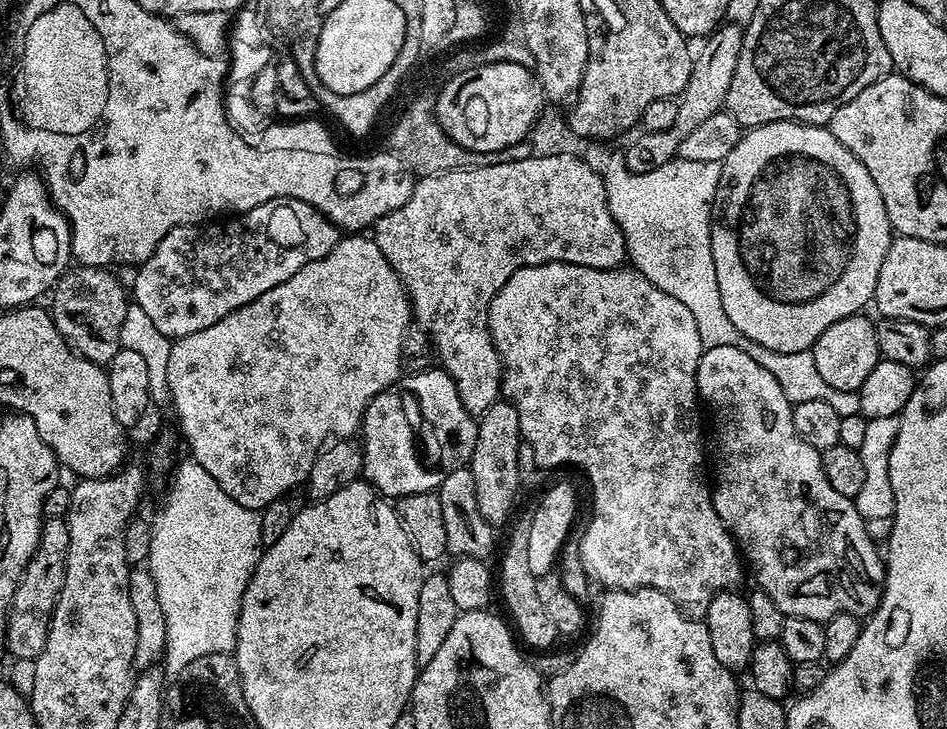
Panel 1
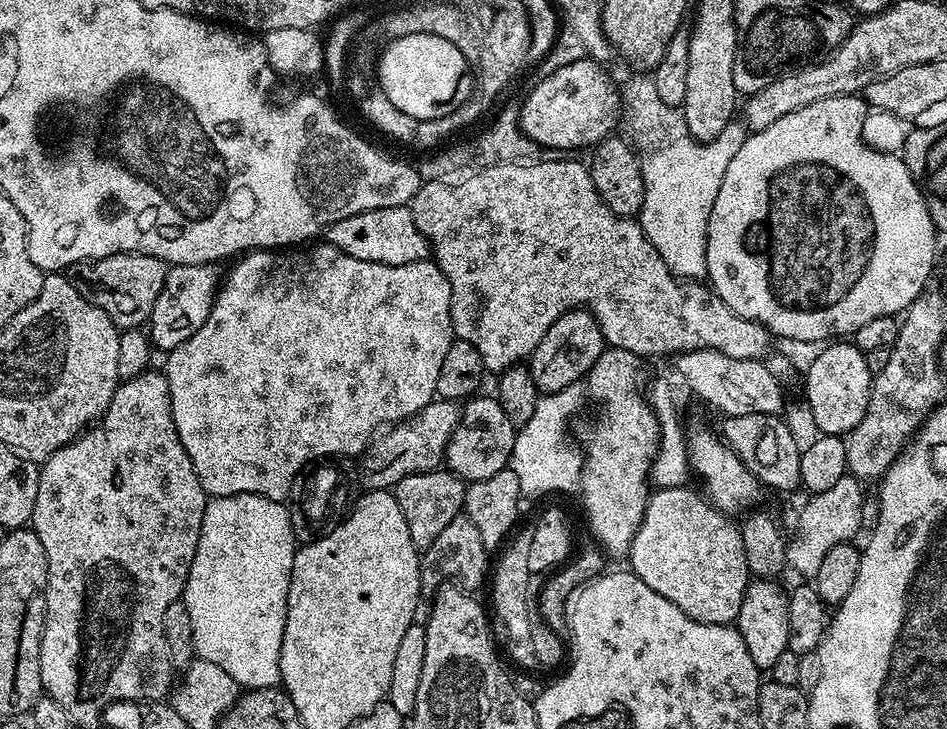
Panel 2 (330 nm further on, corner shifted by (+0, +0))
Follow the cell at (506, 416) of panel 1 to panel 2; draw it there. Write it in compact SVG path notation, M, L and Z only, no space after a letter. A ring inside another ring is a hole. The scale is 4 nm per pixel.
M587 307L571 308L558 317L550 330L546 330L542 342L538 342L526 367L541 393L566 390L572 384L580 384L587 377L594 362L598 362L598 358L604 353L605 347L604 335L596 315L589 312Z

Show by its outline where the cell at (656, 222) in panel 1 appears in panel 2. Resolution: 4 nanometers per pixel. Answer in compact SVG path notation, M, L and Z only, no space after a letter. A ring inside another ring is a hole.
M733 122L718 138L697 142L685 138L674 146L657 148L644 165L644 198L638 223L650 238L654 250L662 254L673 276L684 282L700 282L707 277L708 223L714 210L714 198L726 178L726 170L744 139L750 135L743 123Z

